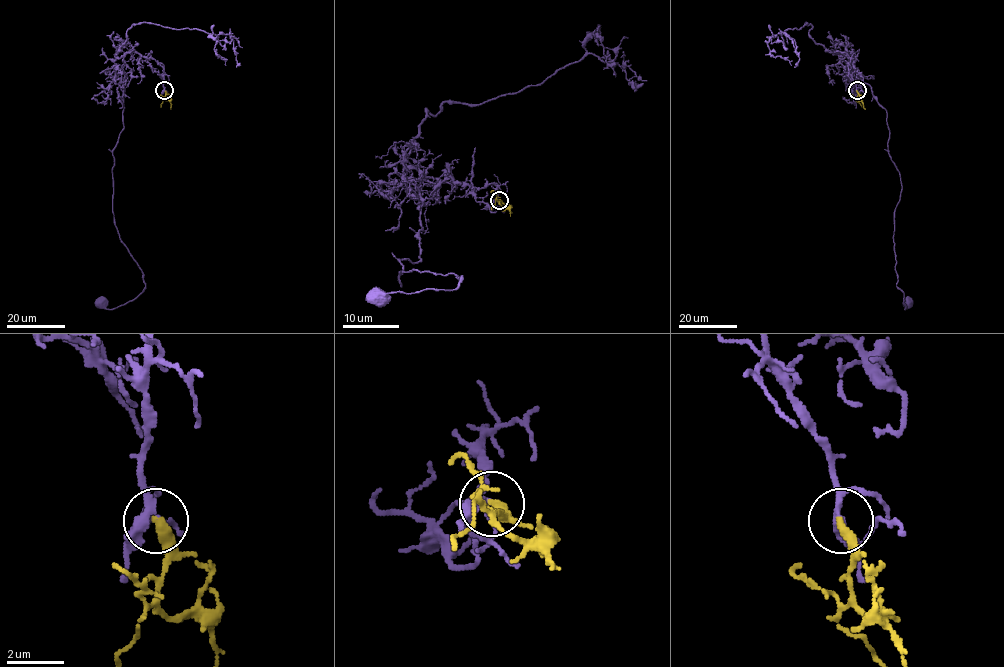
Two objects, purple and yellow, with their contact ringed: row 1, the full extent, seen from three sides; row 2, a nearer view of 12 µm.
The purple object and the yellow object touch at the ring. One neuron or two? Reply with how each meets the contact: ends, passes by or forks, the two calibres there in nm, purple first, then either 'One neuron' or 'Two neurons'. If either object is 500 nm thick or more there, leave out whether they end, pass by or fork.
At the ring purple forks. At the ring yellow ends. Thickness 200 nm (purple) against 360 nm. One neuron

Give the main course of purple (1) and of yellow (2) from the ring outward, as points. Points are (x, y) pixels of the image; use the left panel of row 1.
1: (165, 90), (163, 68), (154, 59), (126, 54), (112, 210), (145, 288), (114, 308), (101, 302)
2: (165, 90), (171, 109)

